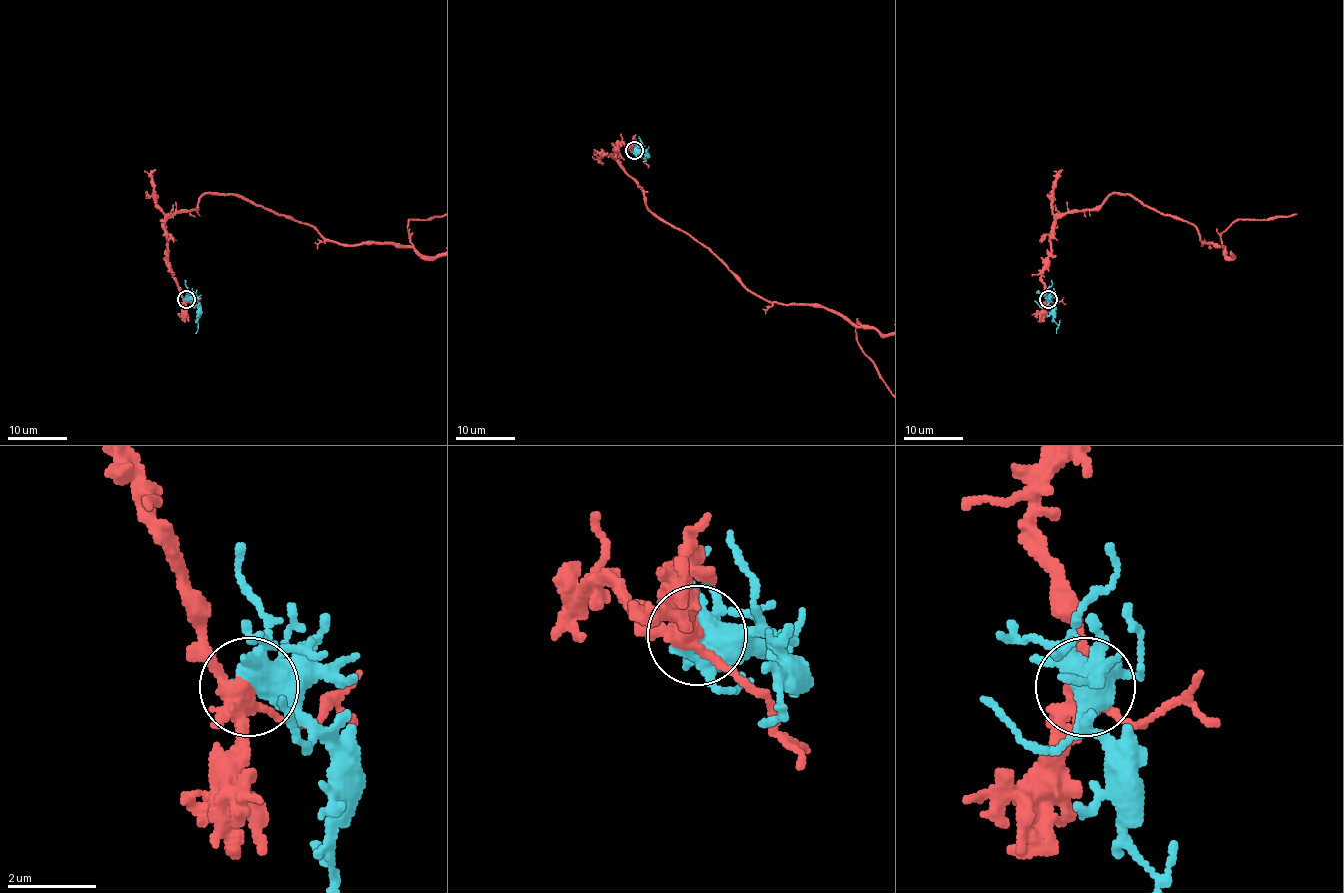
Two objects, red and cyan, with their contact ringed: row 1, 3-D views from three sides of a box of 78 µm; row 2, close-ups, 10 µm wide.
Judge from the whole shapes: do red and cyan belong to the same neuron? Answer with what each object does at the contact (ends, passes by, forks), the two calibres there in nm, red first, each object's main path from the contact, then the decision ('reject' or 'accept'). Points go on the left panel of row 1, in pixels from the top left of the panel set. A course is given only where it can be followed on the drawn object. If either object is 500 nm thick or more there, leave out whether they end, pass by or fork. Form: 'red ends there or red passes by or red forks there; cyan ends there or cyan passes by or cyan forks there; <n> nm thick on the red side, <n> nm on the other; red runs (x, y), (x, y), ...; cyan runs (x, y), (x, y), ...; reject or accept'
red forks there; cyan forks there; 300 nm thick on the red side, 460 nm on the other; red runs (186, 299), (164, 223), (207, 193), (238, 193), (348, 245), (409, 245), (410, 220); cyan runs (186, 299), (198, 307), (195, 333); reject

